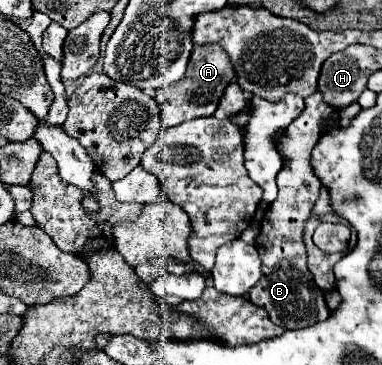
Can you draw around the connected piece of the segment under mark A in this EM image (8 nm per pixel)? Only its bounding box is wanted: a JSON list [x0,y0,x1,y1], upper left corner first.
[154,45,236,127]

